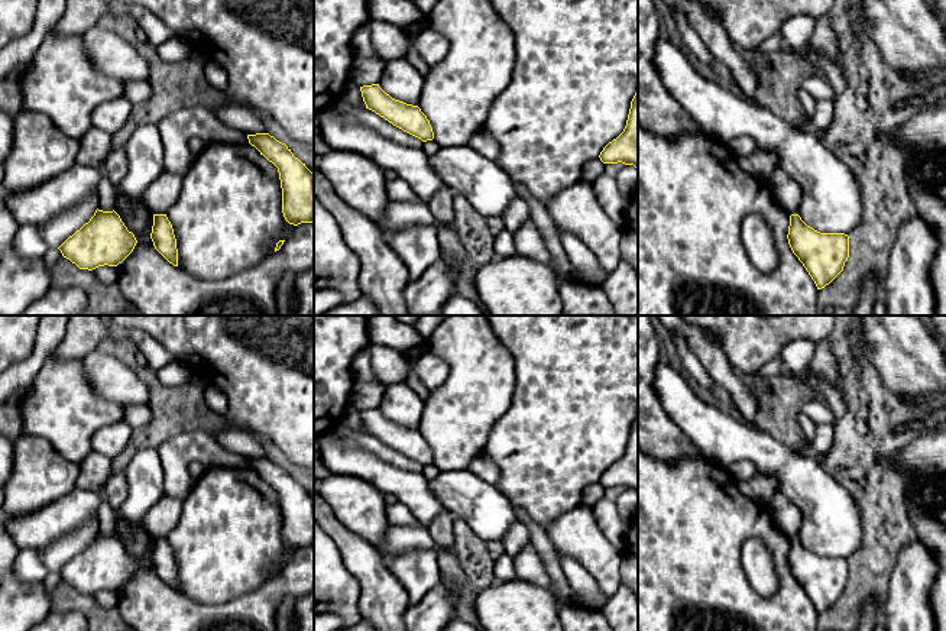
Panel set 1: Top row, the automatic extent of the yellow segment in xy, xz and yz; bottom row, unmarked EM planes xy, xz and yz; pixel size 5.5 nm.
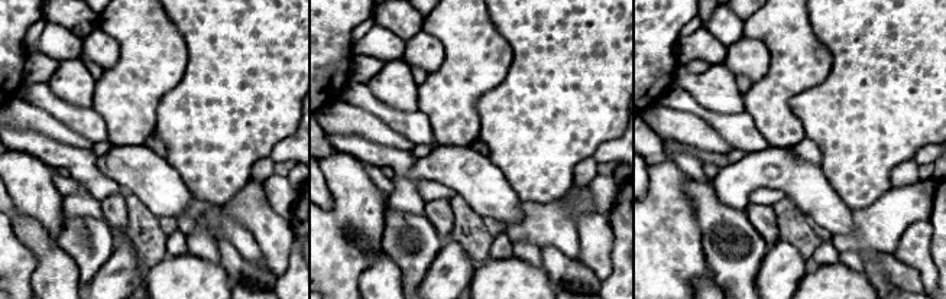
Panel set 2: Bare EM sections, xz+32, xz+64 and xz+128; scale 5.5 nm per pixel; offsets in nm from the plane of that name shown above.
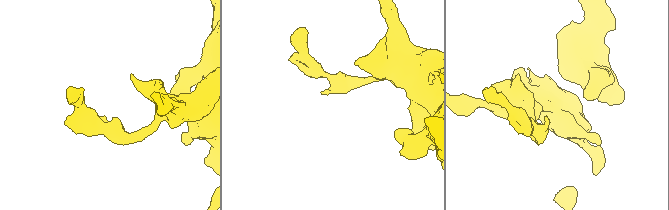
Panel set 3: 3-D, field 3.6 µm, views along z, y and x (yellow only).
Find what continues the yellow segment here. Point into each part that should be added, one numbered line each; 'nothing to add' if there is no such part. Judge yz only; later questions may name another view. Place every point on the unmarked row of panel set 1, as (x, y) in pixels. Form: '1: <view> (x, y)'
1: yz (787, 517)

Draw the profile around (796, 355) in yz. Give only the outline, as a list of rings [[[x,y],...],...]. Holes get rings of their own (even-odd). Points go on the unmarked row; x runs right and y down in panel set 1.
[[[803,339],[785,343],[780,352],[780,357],[784,362],[784,369],[793,370],[794,373],[810,368],[813,355],[814,343]]]

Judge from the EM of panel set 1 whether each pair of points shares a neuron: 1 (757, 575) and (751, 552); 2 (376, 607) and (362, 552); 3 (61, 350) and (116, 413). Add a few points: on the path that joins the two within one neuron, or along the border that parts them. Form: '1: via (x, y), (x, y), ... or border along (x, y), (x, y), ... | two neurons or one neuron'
1: via (757, 569), (757, 557) | one neuron
2: via (376, 594), (376, 579), (368, 565) | one neuron
3: border along (54, 350), (58, 358), (81, 359) | two neurons

